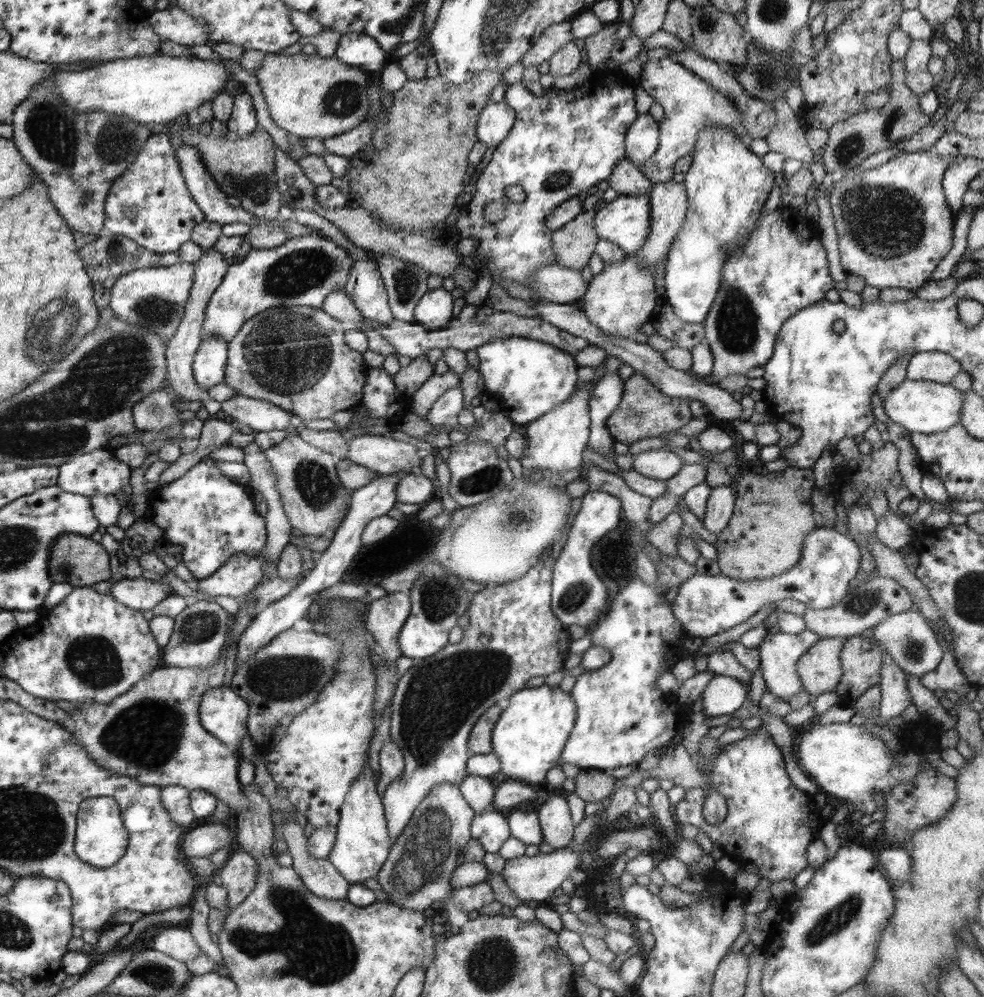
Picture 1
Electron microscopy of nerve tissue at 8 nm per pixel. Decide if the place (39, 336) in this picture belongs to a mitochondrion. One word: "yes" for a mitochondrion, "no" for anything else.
yes

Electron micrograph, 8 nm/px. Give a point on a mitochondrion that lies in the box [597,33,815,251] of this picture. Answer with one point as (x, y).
(767, 77)

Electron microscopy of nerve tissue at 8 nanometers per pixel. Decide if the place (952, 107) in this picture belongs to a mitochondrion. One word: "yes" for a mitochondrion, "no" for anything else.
no

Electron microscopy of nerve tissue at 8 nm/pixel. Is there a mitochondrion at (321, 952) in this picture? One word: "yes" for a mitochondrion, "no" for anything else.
yes

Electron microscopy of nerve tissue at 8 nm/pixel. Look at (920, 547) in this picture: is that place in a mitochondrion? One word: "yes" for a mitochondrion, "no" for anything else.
no

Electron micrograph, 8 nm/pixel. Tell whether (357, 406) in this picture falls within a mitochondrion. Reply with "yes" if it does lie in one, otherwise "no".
no

